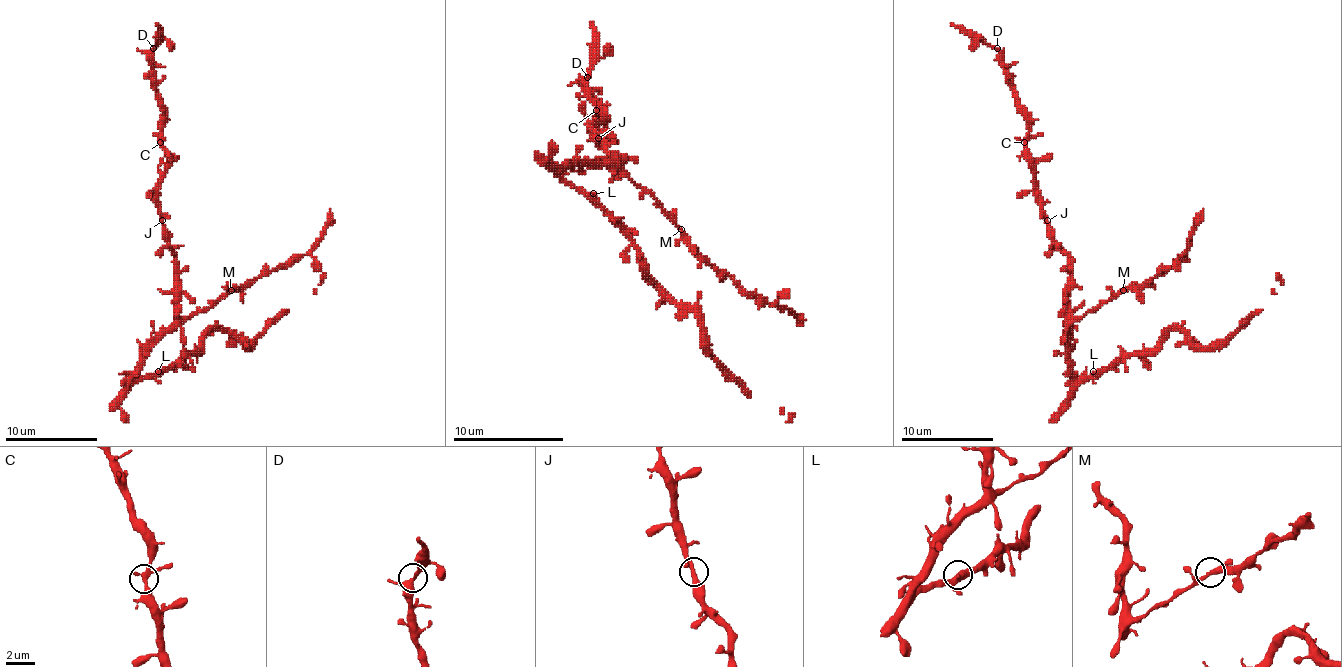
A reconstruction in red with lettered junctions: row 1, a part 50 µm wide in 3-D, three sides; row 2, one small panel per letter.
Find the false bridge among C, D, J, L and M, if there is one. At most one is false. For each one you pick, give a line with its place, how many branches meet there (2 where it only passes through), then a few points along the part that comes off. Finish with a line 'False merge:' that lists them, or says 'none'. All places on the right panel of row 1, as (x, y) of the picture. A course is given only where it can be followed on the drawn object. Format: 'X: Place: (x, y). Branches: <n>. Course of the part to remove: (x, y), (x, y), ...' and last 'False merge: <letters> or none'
False merge: none

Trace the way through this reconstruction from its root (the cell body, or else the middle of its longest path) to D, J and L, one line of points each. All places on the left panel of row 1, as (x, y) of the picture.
D: (156, 339), (174, 321), (174, 248), (158, 209), (167, 149), (162, 108), (153, 90), (153, 48)
J: (156, 339), (174, 321), (174, 248), (167, 239), (162, 220)
L: (156, 339), (144, 358), (144, 365), (130, 376), (151, 378), (158, 371)

